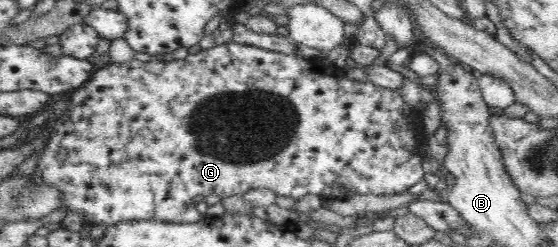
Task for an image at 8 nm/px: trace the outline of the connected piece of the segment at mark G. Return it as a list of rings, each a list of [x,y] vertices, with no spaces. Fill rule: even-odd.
[[[234,41],[227,42],[226,44],[215,45],[207,50],[202,49],[196,54],[188,55],[184,60],[174,59],[166,62],[151,59],[148,62],[141,62],[140,60],[134,59],[130,60],[130,62],[124,62],[124,64],[109,62],[108,64],[97,67],[92,73],[92,76],[82,86],[80,86],[80,88],[75,89],[70,94],[71,106],[60,119],[54,122],[54,131],[49,136],[47,146],[41,153],[39,161],[37,162],[37,167],[33,172],[33,174],[35,174],[33,184],[51,184],[51,186],[55,186],[55,188],[61,192],[61,208],[72,212],[78,212],[78,214],[84,216],[87,224],[103,224],[106,227],[118,224],[118,222],[130,220],[153,220],[154,222],[198,222],[200,214],[196,211],[194,196],[200,196],[200,194],[205,197],[214,194],[221,198],[226,198],[227,196],[238,196],[238,194],[244,194],[250,190],[266,188],[268,190],[273,190],[278,196],[289,196],[298,201],[303,196],[306,196],[306,194],[316,194],[316,196],[319,196],[322,200],[334,200],[350,198],[356,194],[373,194],[380,196],[401,193],[407,191],[411,186],[414,186],[414,184],[418,184],[418,182],[423,179],[426,172],[425,164],[423,164],[423,148],[418,142],[418,138],[416,138],[414,132],[412,132],[412,129],[410,129],[414,122],[420,123],[421,118],[417,111],[404,102],[402,89],[403,88],[400,87],[397,89],[385,89],[368,80],[366,82],[356,81],[352,78],[346,77],[344,71],[334,68],[333,65],[326,64],[326,62],[321,59],[317,60],[316,58],[311,57],[304,58],[294,54],[282,54],[272,50],[264,50],[257,46],[238,44]]]

